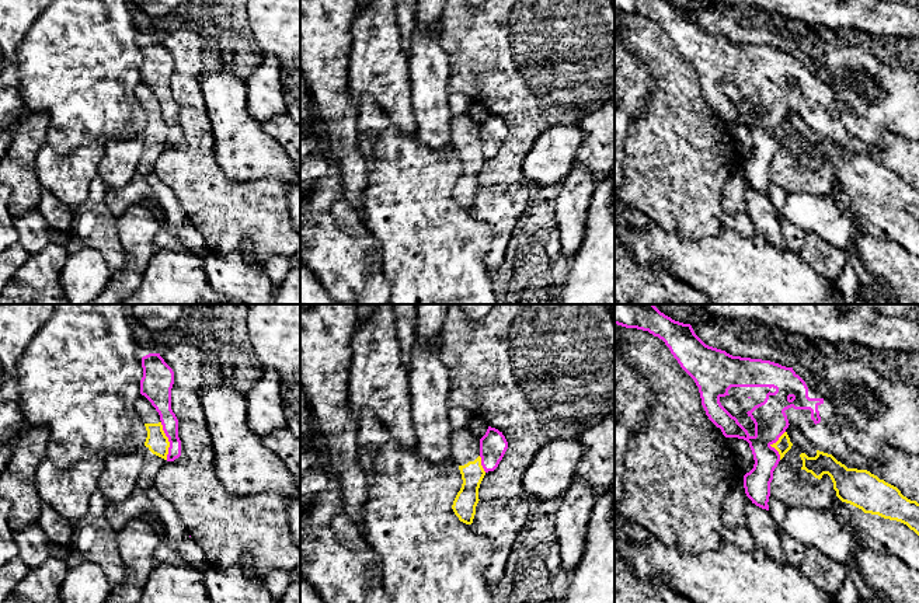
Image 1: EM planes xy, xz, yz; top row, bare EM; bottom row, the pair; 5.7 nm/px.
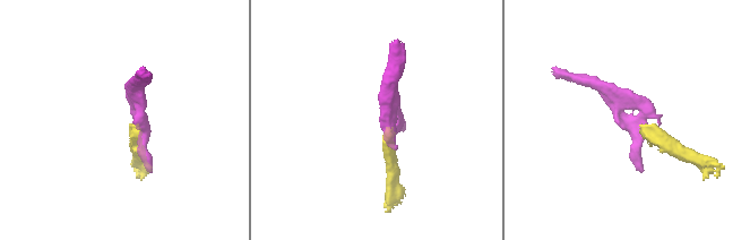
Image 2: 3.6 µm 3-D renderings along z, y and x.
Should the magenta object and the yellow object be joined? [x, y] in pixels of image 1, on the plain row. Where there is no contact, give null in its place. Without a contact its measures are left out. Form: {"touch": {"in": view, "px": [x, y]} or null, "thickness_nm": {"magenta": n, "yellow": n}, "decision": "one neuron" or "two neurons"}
{"touch": {"in": "xy", "px": [169, 126]}, "thickness_nm": {"magenta": 120, "yellow": 120}, "decision": "two neurons"}

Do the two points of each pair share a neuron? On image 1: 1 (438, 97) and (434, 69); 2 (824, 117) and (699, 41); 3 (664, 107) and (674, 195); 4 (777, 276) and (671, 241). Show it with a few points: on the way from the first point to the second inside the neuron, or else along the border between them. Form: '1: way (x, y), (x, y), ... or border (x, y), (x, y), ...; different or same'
1: way (434, 90), (434, 76); same
2: way (800, 82), (794, 72), (775, 61), (734, 56); same
3: way (674, 129), (674, 173); same
4: way (751, 276), (742, 276), (720, 265), (698, 264); same

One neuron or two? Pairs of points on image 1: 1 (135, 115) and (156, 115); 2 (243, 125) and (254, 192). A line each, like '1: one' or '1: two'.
1: two
2: two

